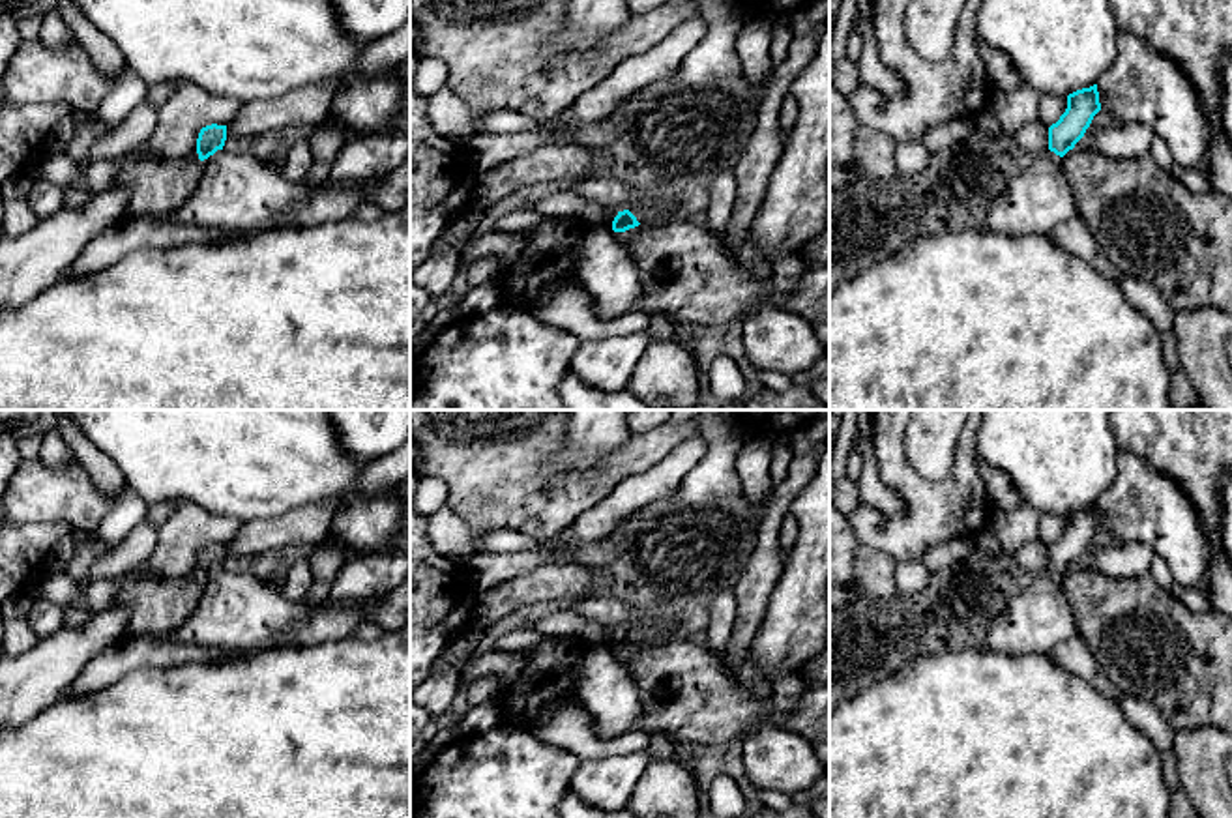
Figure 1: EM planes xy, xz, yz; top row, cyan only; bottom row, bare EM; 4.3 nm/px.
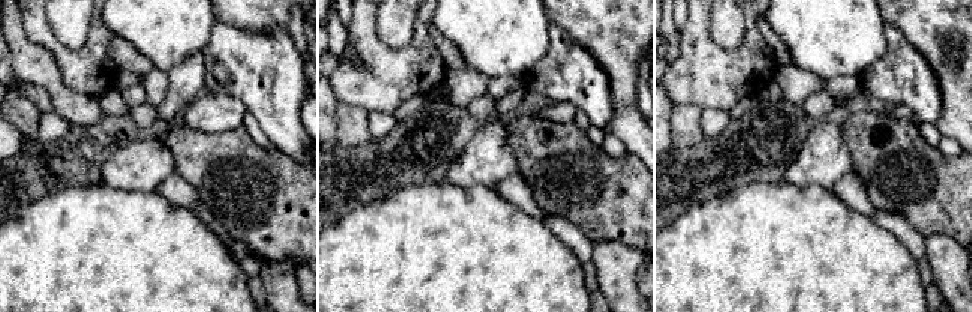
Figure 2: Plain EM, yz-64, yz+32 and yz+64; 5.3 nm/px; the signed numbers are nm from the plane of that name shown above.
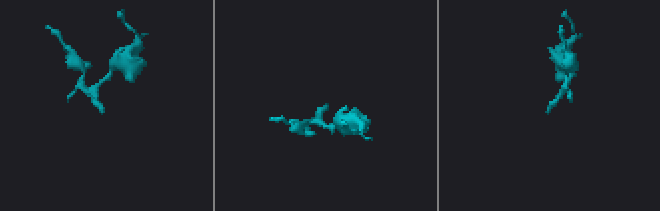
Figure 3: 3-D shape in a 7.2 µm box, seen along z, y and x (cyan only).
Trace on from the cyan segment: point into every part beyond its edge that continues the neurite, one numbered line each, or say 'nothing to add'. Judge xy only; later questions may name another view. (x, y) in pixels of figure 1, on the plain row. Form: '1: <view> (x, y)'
1: xy (236, 613)

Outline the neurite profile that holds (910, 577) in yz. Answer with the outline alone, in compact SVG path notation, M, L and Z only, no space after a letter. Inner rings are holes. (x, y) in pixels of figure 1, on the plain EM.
M921 560L917 562L897 562L895 565L895 582L901 593L919 592L931 578L931 571Z

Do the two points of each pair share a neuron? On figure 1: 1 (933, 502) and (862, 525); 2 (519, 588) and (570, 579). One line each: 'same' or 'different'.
1: same
2: same

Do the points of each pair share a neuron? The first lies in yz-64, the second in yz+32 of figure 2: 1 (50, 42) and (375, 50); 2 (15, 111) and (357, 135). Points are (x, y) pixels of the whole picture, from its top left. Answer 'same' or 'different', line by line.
1: same
2: same

